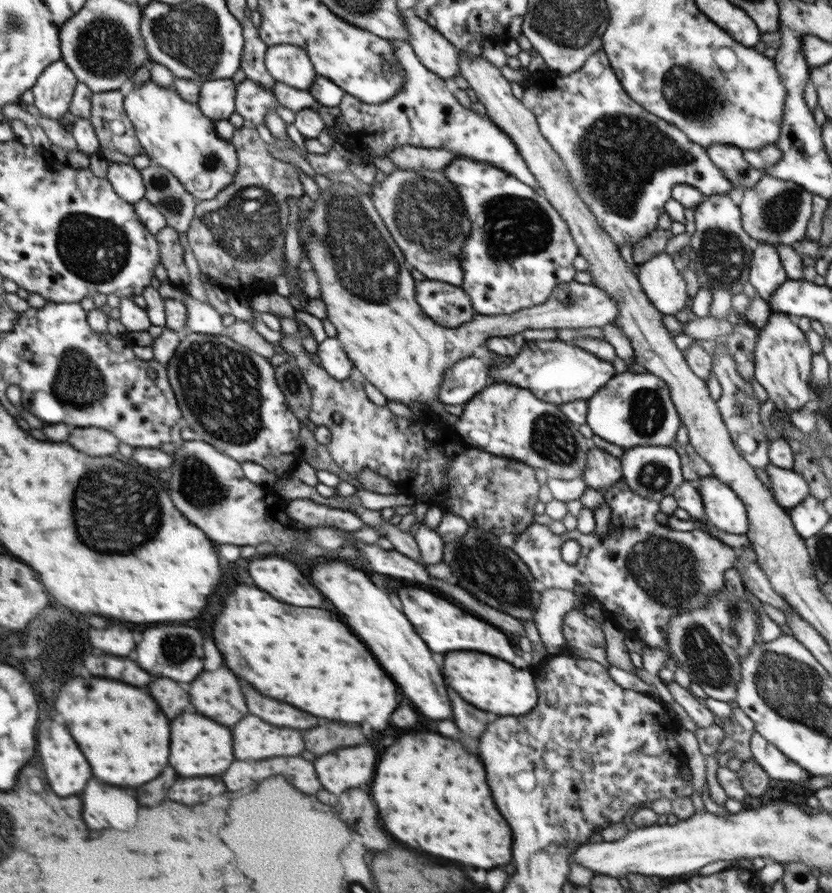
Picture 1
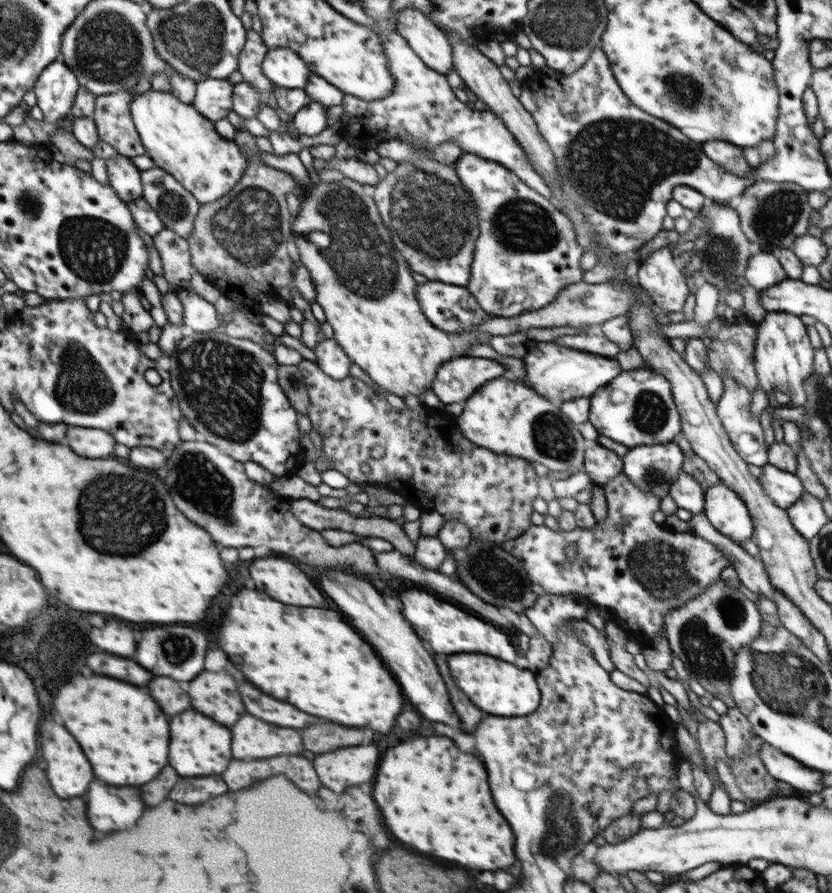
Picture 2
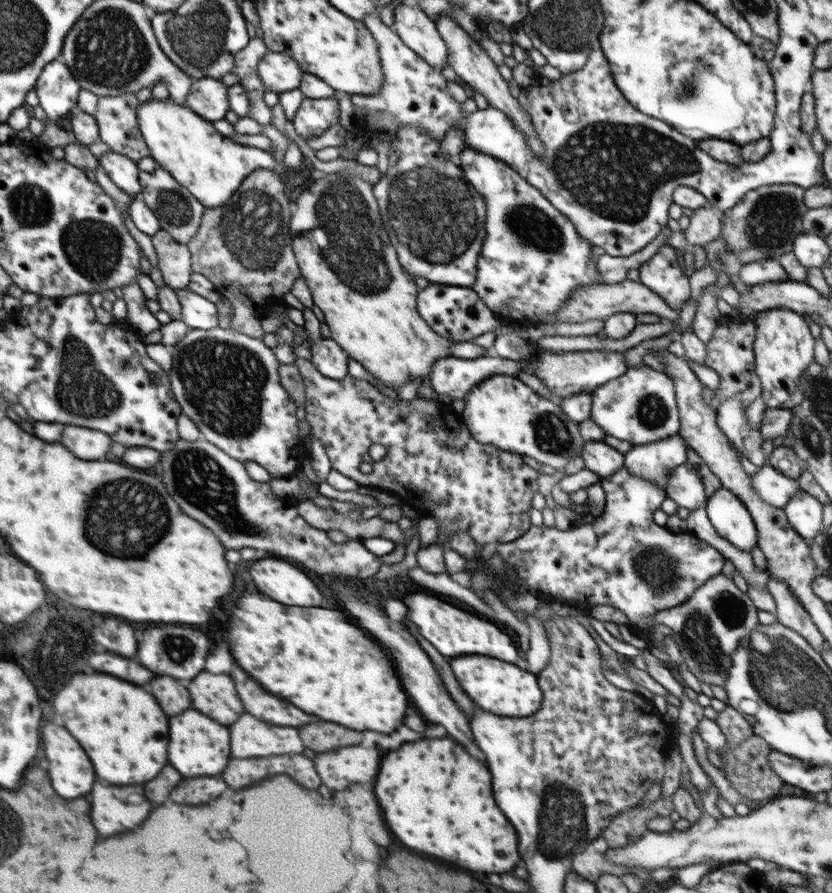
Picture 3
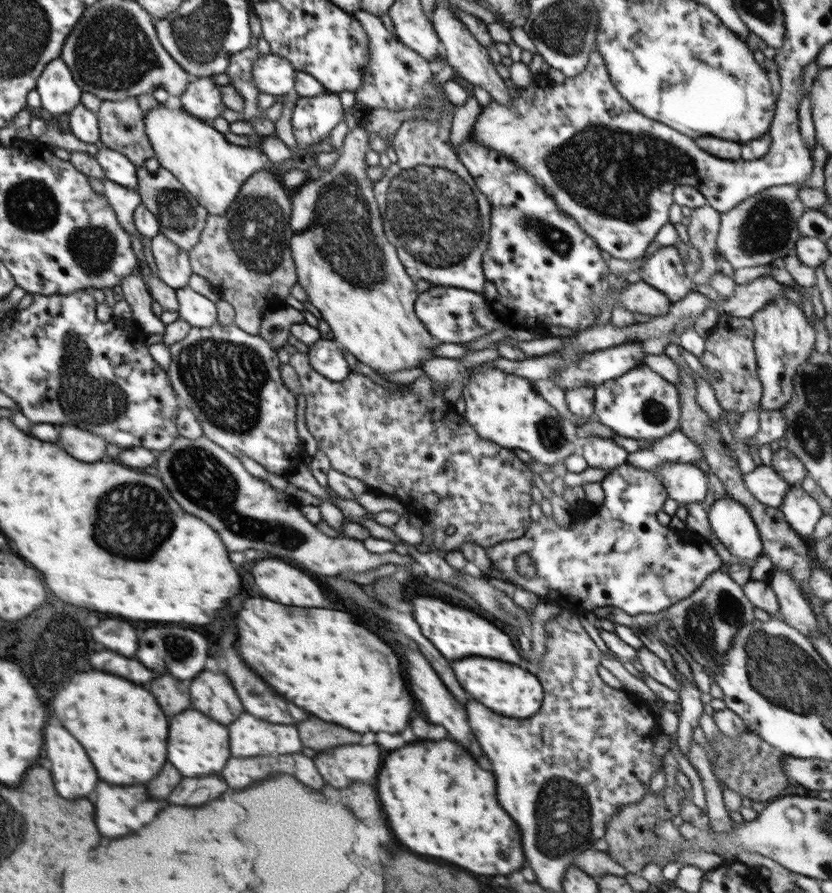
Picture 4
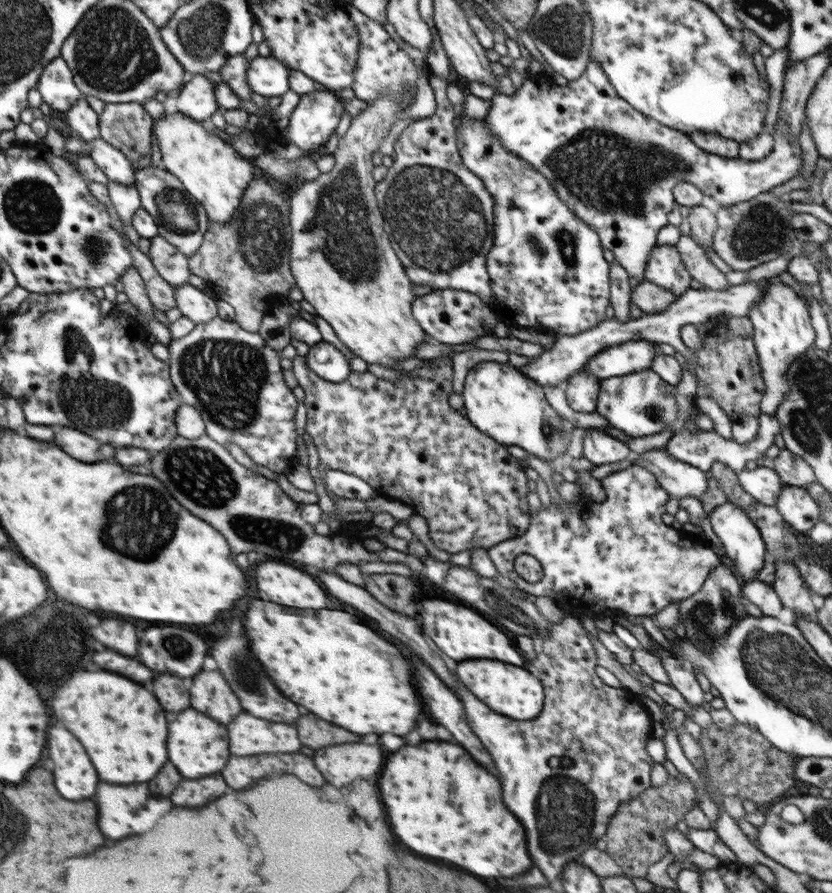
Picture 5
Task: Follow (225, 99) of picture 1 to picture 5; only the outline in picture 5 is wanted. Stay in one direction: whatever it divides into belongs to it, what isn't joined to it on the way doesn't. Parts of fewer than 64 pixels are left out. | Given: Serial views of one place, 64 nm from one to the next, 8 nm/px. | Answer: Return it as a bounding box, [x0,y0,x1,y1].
[177,75,221,120]

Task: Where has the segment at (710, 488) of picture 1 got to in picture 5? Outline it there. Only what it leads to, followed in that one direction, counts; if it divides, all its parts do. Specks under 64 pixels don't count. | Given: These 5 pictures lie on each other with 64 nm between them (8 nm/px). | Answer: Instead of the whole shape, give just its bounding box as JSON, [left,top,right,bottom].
[709,502,768,586]

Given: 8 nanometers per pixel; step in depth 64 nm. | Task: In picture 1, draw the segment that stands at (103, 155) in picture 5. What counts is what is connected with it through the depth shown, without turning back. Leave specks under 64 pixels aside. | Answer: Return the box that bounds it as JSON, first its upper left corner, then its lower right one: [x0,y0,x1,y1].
[107,162,147,204]

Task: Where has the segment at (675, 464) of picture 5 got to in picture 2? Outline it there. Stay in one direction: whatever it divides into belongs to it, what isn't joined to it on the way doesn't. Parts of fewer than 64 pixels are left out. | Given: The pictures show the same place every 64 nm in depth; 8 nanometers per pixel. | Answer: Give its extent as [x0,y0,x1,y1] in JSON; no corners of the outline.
[669,472,705,515]

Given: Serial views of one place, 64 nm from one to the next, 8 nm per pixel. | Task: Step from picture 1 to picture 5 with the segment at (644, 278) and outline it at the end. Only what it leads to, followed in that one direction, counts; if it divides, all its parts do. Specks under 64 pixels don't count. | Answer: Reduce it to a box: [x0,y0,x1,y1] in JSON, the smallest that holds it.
[644,244,692,298]

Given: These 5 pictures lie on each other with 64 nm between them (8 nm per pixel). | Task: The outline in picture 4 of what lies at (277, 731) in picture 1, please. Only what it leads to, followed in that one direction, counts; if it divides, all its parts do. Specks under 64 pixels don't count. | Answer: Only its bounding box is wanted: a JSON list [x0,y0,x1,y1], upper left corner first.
[232,714,302,756]

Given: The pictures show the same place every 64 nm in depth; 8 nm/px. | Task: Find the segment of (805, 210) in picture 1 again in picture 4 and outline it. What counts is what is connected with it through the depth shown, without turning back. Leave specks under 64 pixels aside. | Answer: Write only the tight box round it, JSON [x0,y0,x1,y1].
[716,184,805,271]

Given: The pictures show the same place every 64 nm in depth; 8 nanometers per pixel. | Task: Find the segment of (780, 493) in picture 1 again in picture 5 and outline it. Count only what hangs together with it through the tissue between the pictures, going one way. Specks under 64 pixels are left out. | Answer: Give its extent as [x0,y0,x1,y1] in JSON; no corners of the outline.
[737,466,782,506]

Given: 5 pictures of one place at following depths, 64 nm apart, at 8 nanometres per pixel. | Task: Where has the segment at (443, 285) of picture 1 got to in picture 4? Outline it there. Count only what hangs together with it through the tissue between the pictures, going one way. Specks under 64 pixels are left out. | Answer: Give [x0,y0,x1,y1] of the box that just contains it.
[415,286,506,345]

